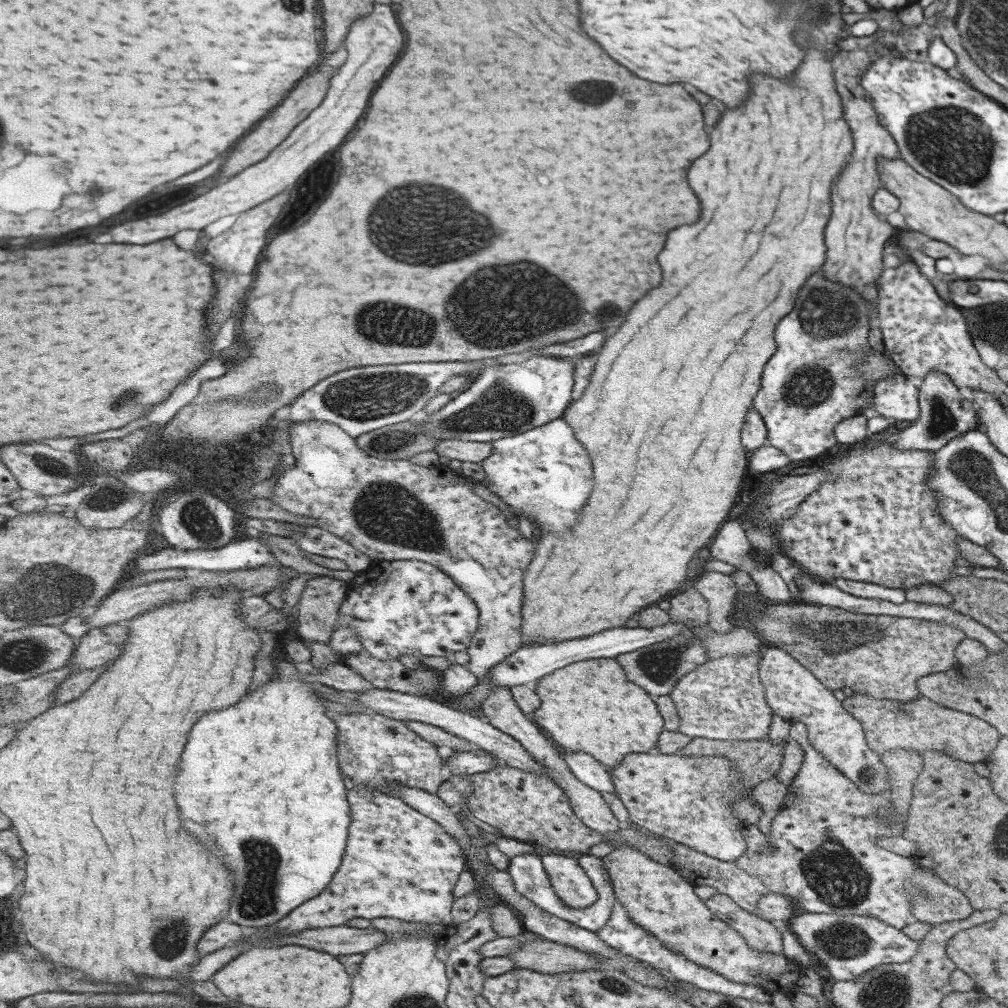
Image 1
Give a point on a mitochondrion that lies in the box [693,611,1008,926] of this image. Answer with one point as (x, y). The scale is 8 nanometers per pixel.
(837, 878)

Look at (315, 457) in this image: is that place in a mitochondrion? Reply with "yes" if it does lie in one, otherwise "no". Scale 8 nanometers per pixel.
no

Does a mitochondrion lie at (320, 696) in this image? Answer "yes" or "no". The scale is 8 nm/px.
no

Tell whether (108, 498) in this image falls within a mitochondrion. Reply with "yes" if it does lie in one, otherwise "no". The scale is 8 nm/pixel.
yes

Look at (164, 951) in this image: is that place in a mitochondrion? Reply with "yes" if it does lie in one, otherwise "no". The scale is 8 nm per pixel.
yes

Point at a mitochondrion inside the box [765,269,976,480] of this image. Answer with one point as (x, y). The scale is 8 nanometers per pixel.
(827, 312)

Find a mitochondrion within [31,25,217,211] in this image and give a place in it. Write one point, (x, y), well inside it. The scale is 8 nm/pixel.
(93, 190)

